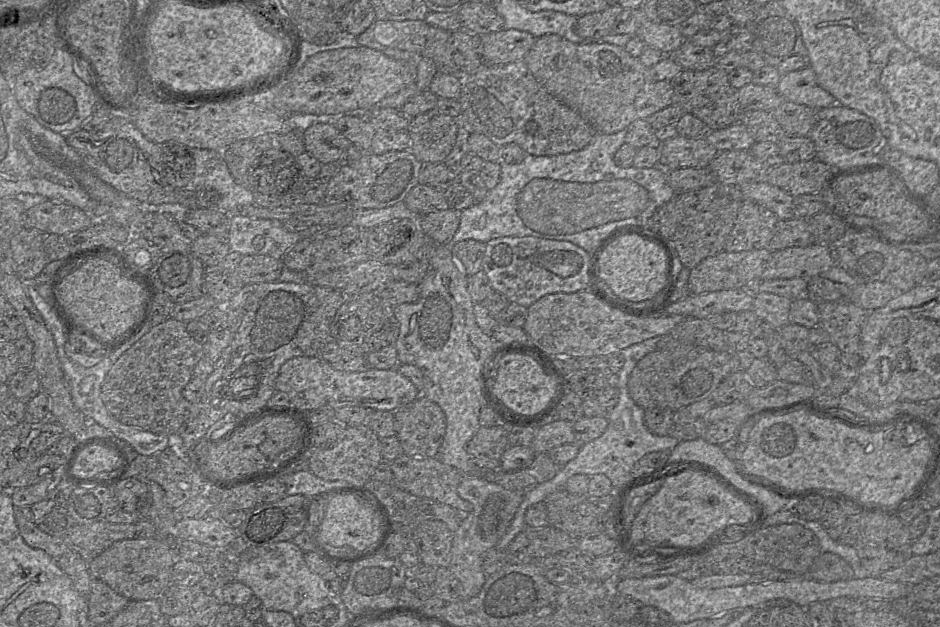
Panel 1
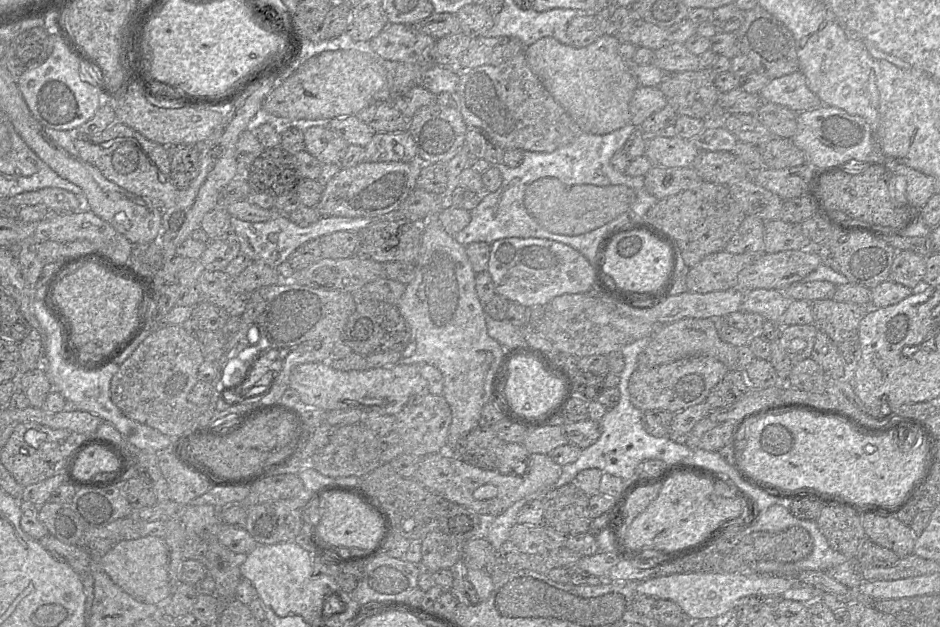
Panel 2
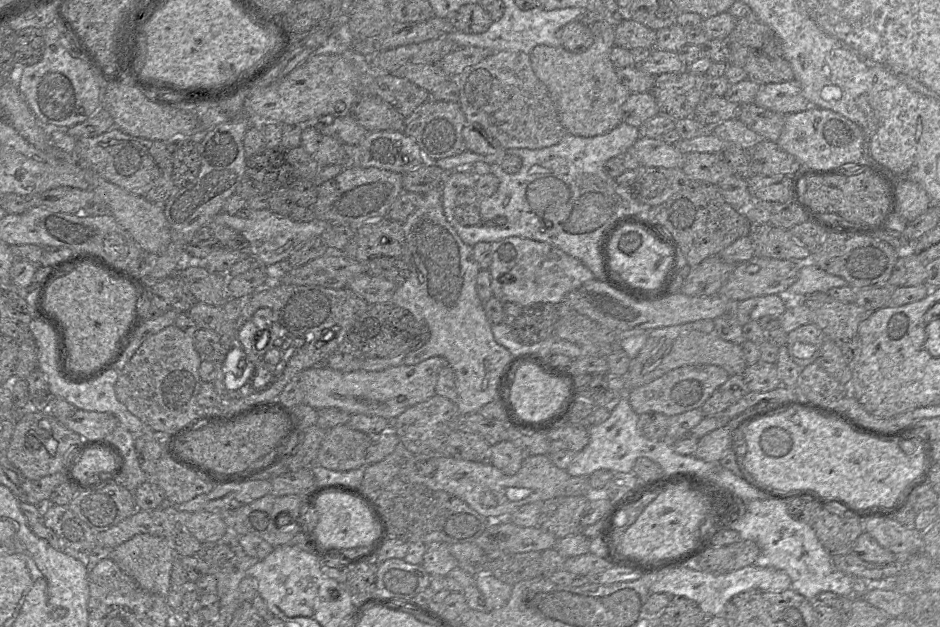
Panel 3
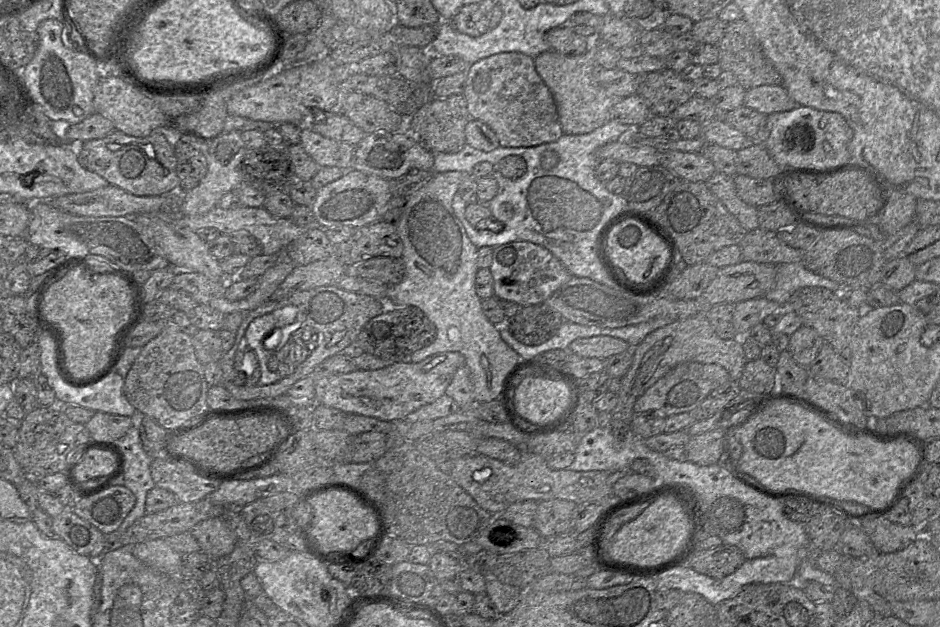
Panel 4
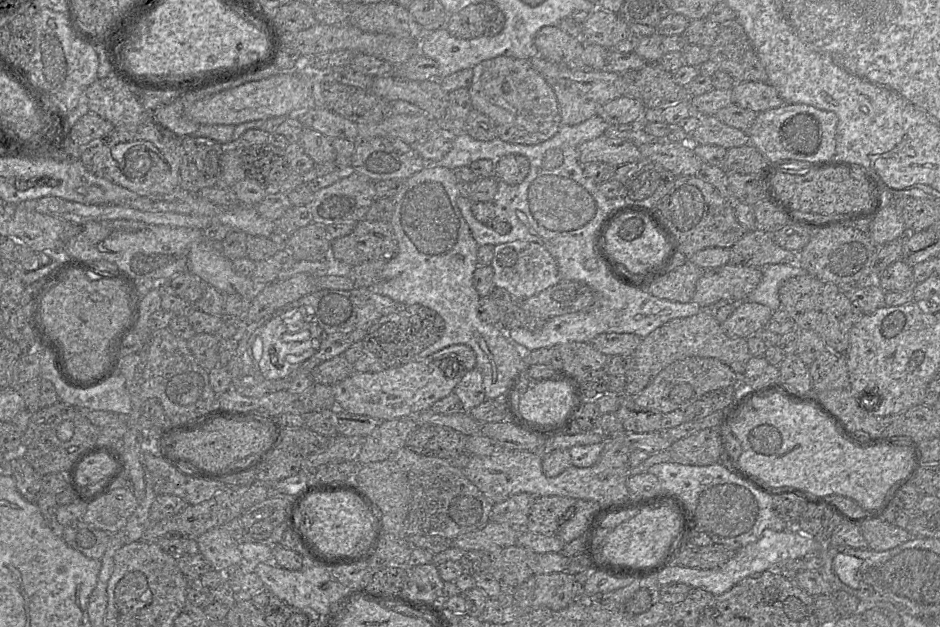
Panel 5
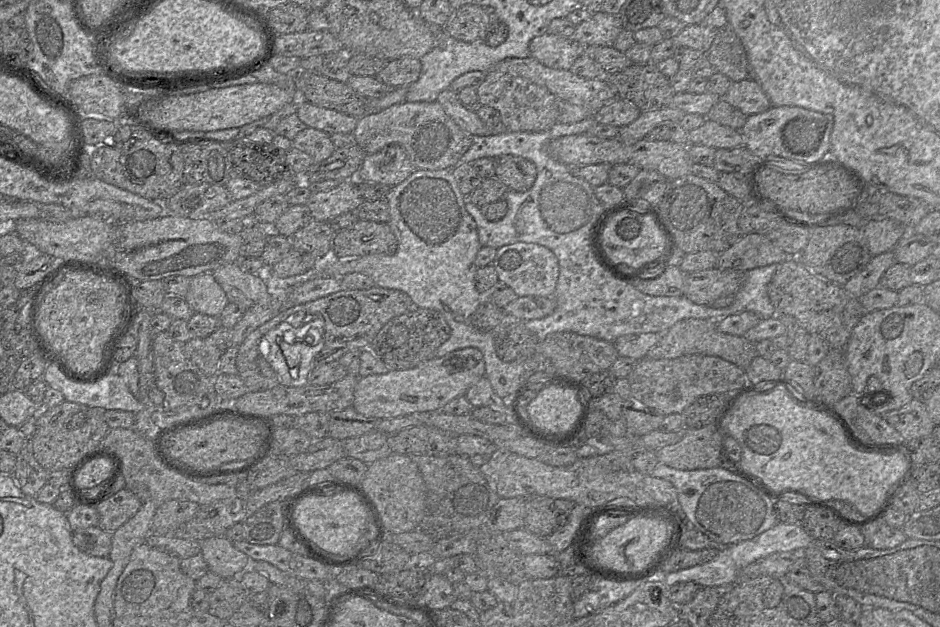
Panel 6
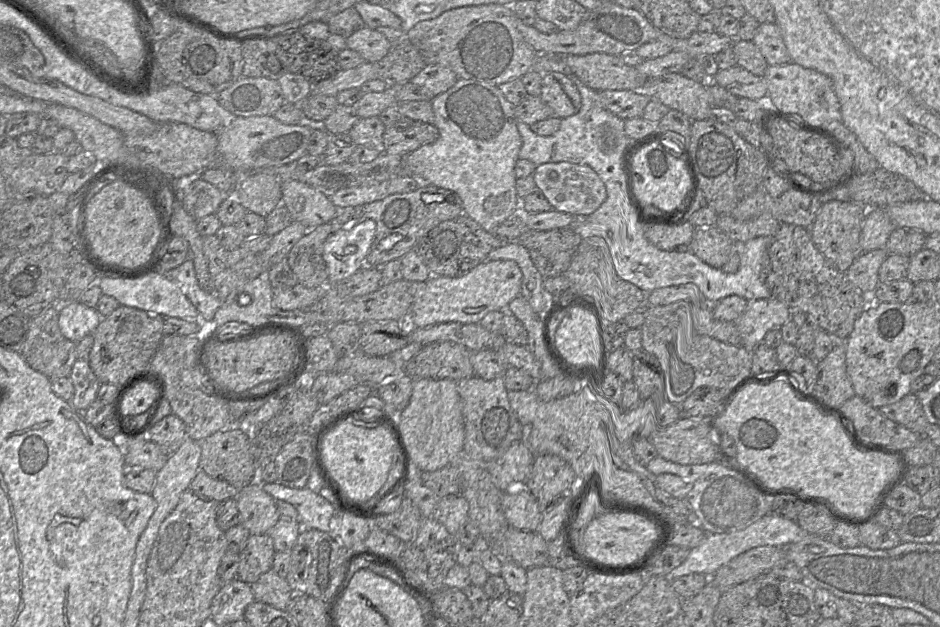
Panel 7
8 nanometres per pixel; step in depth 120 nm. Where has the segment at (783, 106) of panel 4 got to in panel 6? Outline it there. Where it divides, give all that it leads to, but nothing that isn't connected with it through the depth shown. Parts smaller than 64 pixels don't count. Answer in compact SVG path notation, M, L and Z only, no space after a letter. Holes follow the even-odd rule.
M753 78L732 82L724 99L747 116L762 113L772 106L760 84Z

